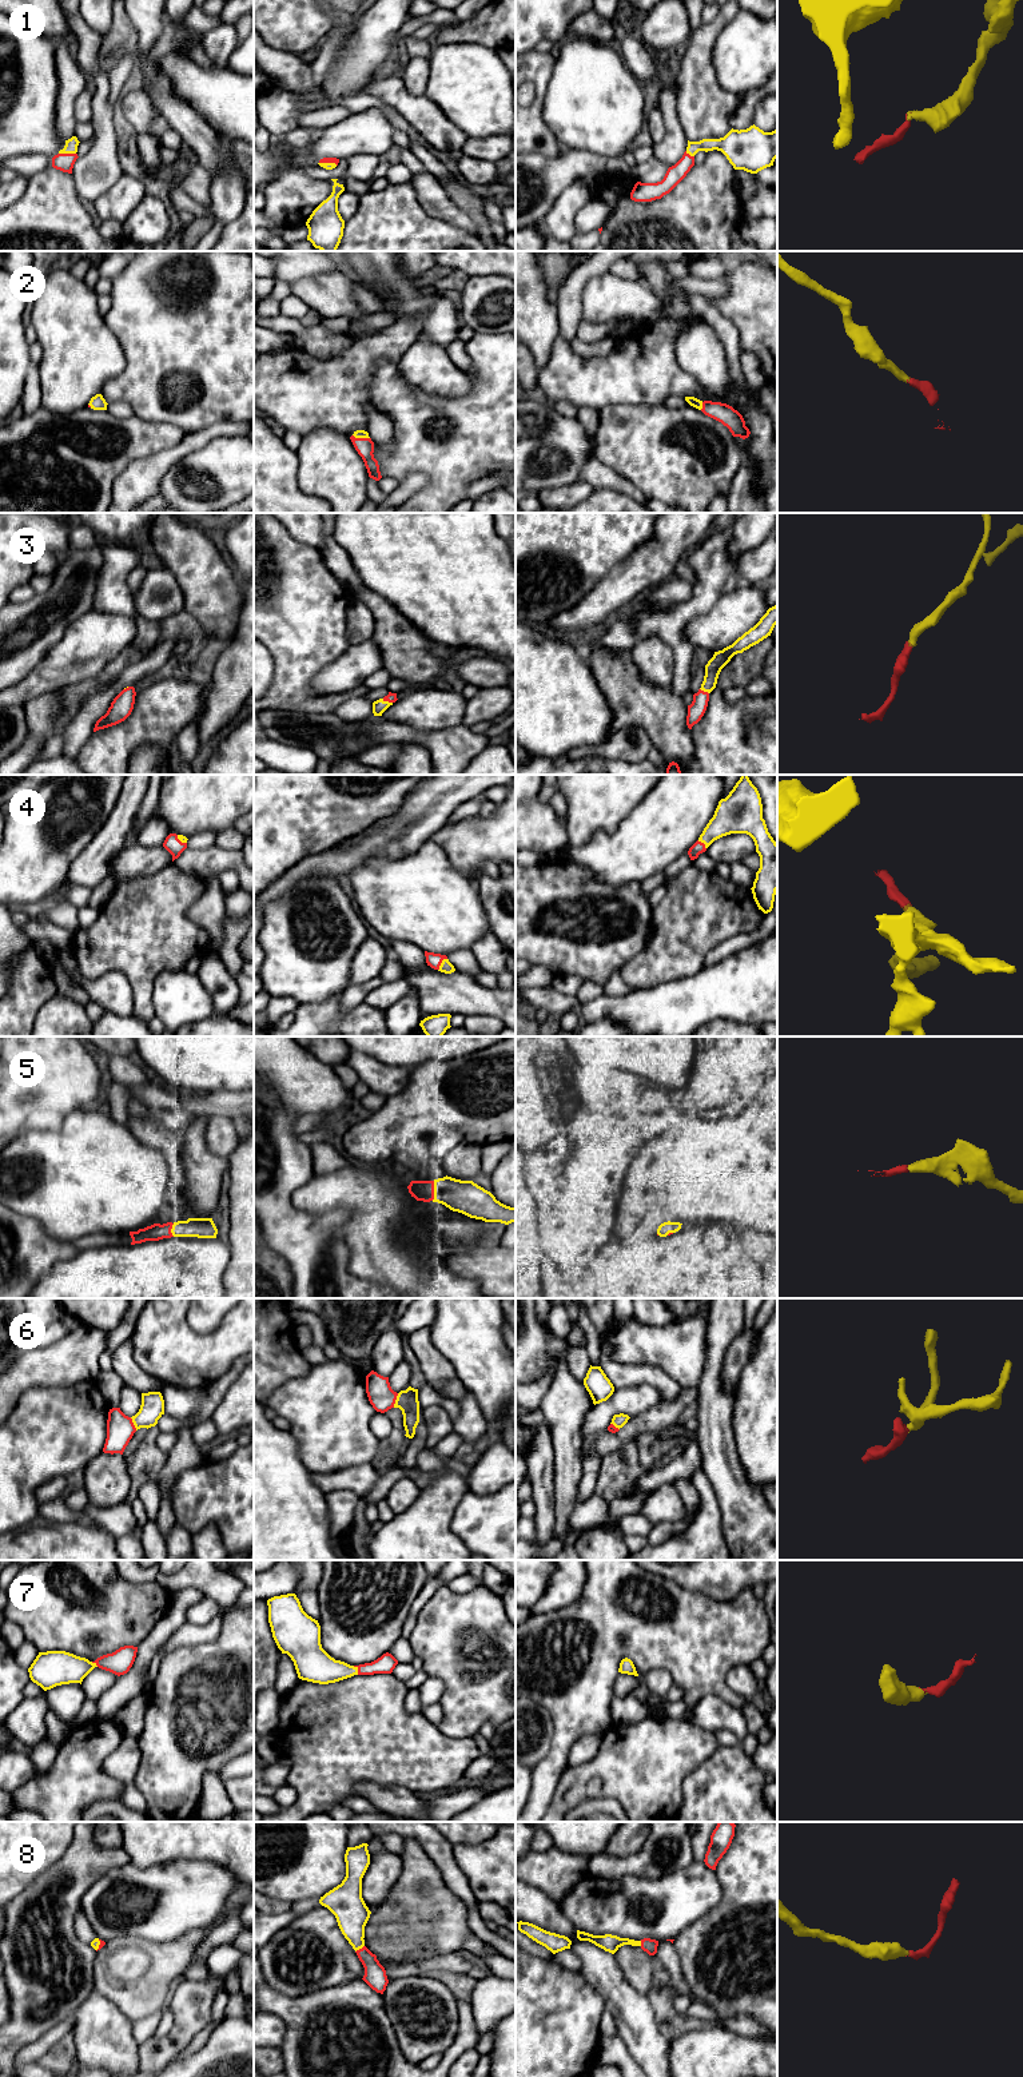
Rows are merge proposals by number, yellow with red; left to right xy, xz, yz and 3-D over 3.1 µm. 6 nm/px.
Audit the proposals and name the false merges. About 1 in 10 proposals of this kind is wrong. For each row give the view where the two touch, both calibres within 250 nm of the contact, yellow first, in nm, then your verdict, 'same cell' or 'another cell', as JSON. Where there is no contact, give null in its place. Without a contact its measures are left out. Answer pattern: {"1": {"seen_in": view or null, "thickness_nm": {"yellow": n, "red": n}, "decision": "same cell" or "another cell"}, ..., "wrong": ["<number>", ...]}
{"1": {"seen_in": "xy", "thickness_nm": {"yellow": 80, "red": 110}, "decision": "same cell"}, "2": {"seen_in": "xz", "thickness_nm": {"yellow": 50, "red": 110}, "decision": "same cell"}, "3": {"seen_in": "xz", "thickness_nm": {"yellow": 80, "red": 60}, "decision": "same cell"}, "4": {"seen_in": "xz", "thickness_nm": {"yellow": 70, "red": 90}, "decision": "same cell"}, "5": {"seen_in": "xz", "thickness_nm": {"yellow": 200, "red": 130}, "decision": "same cell"}, "6": {"seen_in": "xz", "thickness_nm": {"yellow": 130, "red": 160}, "decision": "same cell"}, "7": {"seen_in": "xz", "thickness_nm": {"yellow": 200, "red": 110}, "decision": "same cell"}, "8": {"seen_in": "xz", "thickness_nm": {"yellow": 200, "red": 130}, "decision": "same cell"}, "wrong": []}

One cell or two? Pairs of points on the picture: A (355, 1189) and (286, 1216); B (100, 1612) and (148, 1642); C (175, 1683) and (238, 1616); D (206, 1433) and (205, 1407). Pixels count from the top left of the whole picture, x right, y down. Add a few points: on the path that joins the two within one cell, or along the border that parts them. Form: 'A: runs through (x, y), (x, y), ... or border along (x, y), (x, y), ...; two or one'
A: border along (290, 1196), (306, 1212), (334, 1210); two
B: border along (163, 1615), (136, 1646); two
C: runs through (194, 1674), (233, 1635); one
D: border along (210, 1416), (194, 1427); two

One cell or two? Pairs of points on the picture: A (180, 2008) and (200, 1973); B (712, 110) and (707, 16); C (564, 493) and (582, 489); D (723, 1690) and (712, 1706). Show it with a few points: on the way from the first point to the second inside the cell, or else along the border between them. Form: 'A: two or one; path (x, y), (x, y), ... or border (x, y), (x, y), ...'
A: two; border (211, 1976), (202, 1981), (186, 1980)
B: two; border (717, 14), (709, 22), (703, 23)
C: one; path (568, 493), (578, 492)
D: two; border (689, 1707), (705, 1695), (715, 1694), (740, 1711)

